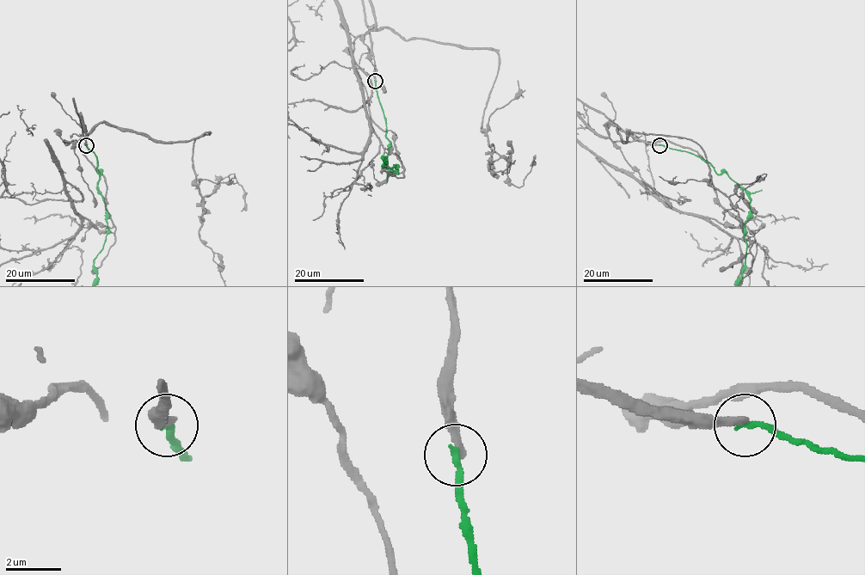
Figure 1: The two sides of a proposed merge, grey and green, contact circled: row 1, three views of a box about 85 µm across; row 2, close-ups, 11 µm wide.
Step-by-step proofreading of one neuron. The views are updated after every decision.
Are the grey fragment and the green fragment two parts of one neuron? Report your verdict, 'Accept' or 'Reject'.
Reject

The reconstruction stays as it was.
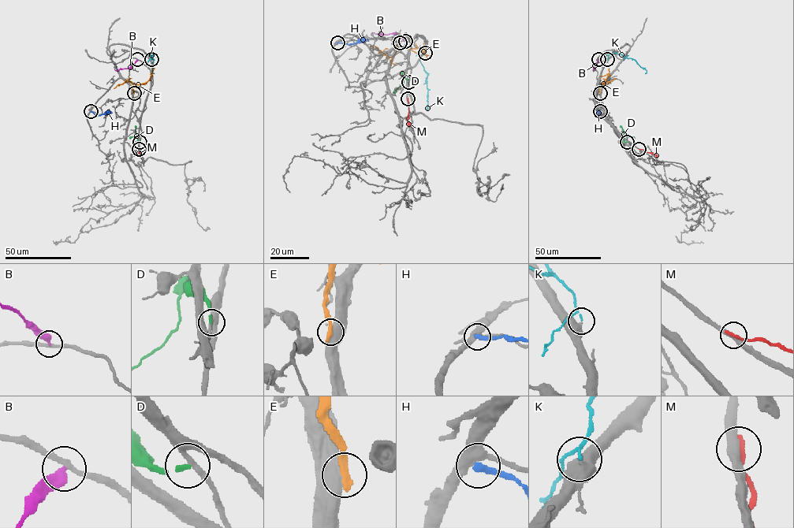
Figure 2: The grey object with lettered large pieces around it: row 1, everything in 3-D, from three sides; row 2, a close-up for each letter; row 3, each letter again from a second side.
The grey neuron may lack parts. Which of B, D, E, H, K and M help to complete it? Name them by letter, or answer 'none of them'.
none of them

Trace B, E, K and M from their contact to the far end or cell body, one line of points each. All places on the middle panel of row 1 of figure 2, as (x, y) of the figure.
B: (405, 41), (396, 34), (372, 32)
E: (400, 42), (398, 49), (418, 48), (425, 54), (423, 42)
K: (425, 53), (419, 60), (427, 74), (426, 109), (429, 108)
M: (408, 98), (408, 121), (411, 125)

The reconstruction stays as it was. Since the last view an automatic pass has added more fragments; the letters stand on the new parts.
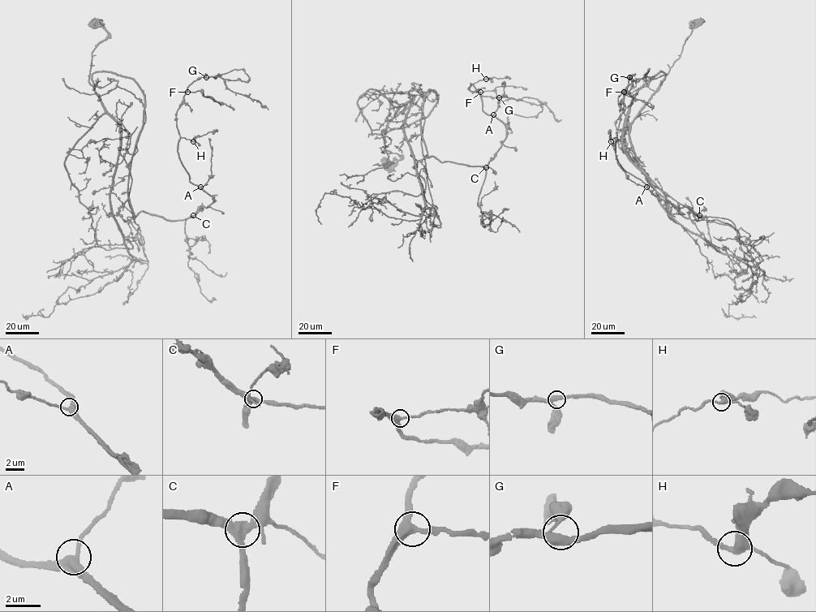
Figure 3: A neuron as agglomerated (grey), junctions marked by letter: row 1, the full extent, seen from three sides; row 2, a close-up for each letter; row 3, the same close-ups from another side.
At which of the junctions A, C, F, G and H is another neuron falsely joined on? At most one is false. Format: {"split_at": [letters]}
{"split_at": []}

